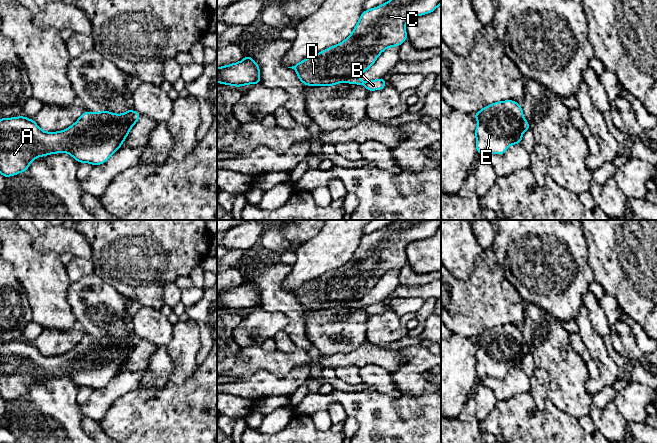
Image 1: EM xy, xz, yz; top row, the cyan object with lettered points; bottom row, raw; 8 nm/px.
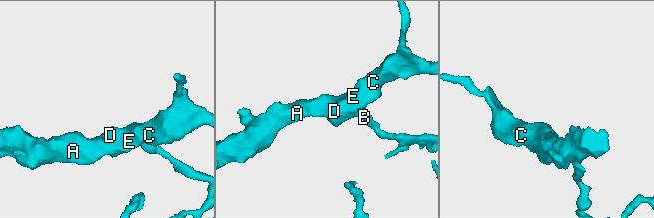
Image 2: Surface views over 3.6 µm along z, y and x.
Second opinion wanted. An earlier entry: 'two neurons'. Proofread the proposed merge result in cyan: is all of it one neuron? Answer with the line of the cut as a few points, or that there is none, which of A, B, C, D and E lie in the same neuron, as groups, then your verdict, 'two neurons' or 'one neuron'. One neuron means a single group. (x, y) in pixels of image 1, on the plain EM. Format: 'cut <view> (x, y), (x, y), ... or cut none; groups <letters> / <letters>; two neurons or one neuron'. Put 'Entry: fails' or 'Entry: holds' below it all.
cut xy (134, 335), (131, 343), (126, 348), (128, 352); groups A C D E / B; two neurons
Entry: holds

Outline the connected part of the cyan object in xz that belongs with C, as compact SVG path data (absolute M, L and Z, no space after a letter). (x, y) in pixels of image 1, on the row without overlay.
M394 220L391 224L389 224L388 226L386 226L384 228L381 228L378 231L375 231L375 232L372 232L372 233L369 233L369 234L365 234L361 238L360 243L359 243L357 249L355 250L354 254L352 255L352 257L343 266L338 267L335 270L329 271L329 272L321 275L318 278L312 279L312 280L304 283L300 287L295 288L294 290L288 291L288 292L294 293L297 296L297 300L301 304L301 306L304 309L309 309L309 310L334 310L337 307L343 306L344 304L347 304L349 302L351 302L351 301L359 301L364 295L369 293L374 288L374 286L377 284L378 280L386 272L393 271L393 270L400 270L404 265L407 264L407 256L406 256L406 253L405 253L405 249L406 249L408 244L410 244L412 242L415 242L417 240L420 240L420 239L425 239L425 238L431 237L440 228L441 228L441 220Z

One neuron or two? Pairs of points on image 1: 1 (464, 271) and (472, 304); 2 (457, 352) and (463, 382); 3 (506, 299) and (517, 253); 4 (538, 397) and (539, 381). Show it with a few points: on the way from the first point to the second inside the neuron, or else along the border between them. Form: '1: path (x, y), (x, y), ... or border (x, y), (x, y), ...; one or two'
1: border (476, 258), (465, 280), (452, 276); two
2: path (457, 359), (457, 375); one
3: border (498, 263), (503, 276), (525, 301); two
4: path (539, 393), (539, 385); one

